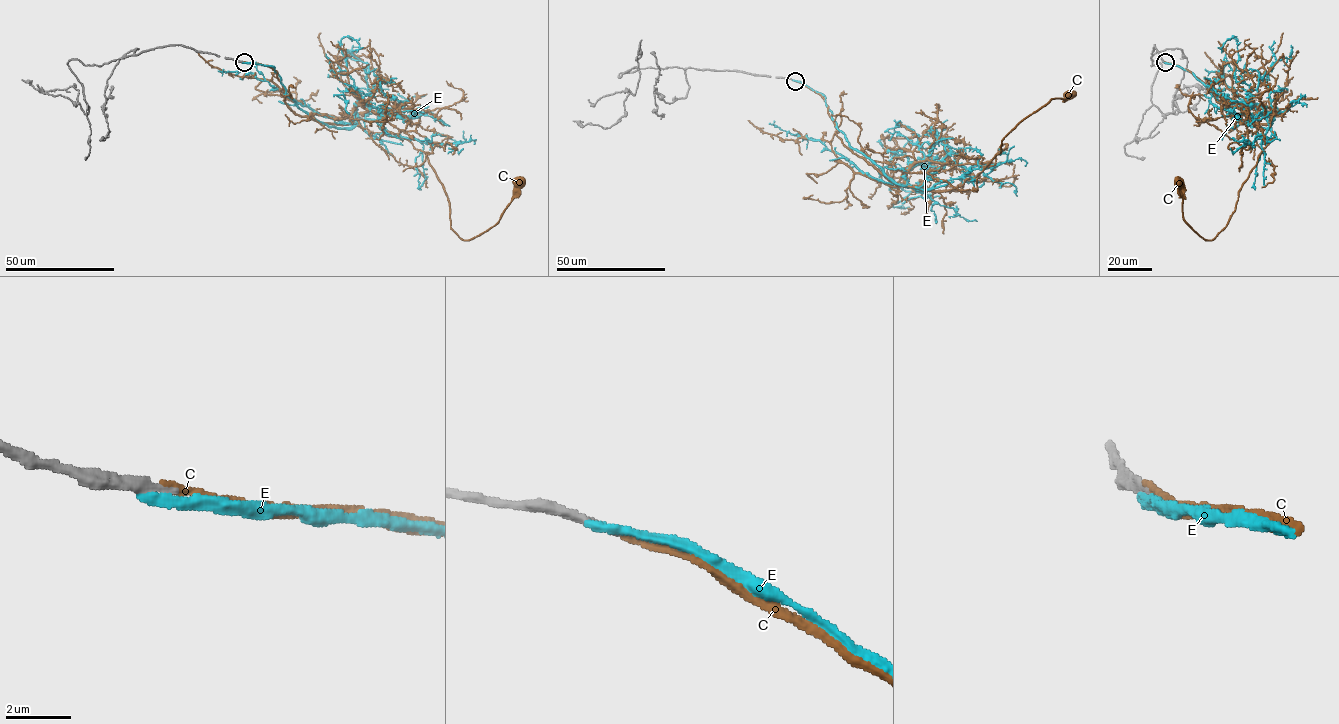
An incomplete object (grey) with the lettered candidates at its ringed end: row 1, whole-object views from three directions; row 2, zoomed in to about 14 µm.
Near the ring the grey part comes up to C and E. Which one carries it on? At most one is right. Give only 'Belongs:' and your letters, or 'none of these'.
Belongs: C

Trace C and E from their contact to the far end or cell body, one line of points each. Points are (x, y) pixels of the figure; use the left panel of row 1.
C: (243, 61), (276, 72), (296, 114), (354, 123), (421, 150), (463, 240), (498, 222), (518, 179)
E: (242, 62), (272, 66), (300, 109), (337, 127), (355, 123), (357, 104), (400, 108), (378, 80), (396, 78)

